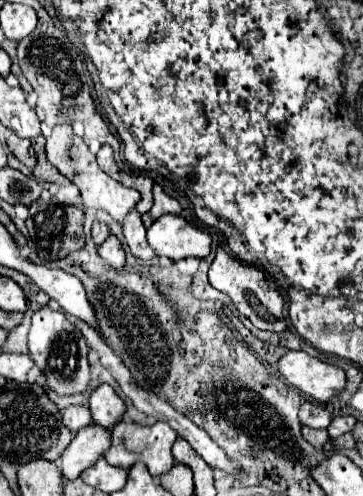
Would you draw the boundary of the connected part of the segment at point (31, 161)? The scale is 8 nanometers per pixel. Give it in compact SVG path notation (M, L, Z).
M12 134L6 144L8 144L10 152L12 152L24 166L28 166L28 168L34 168L34 166L36 166L36 156L34 156L34 152L32 152L32 148L30 148L30 140L22 140L22 138L18 138L16 134Z

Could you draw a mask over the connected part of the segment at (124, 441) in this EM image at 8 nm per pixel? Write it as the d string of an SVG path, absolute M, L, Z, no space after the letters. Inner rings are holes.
M118 422L112 428L112 446L104 454L104 458L108 460L108 464L120 466L124 470L130 470L132 464L136 464L136 462L144 462L152 476L162 476L164 472L168 472L174 466L174 458L172 458L170 448L172 448L176 438L178 438L176 430L172 430L166 422L156 422L152 426L138 426L138 424L132 424L132 422Z

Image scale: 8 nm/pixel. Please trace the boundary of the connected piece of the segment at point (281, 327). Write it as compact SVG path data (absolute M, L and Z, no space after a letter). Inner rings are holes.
M218 248L208 276L210 276L210 284L216 290L228 294L232 298L236 310L240 314L244 314L256 328L270 330L270 332L284 332L286 330L286 322L284 322L284 314L282 314L284 300L282 300L280 292L266 282L262 270L258 270L258 268L242 262L240 258L232 256L224 248Z

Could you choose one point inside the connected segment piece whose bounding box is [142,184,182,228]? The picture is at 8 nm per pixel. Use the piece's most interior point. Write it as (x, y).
(163, 204)

